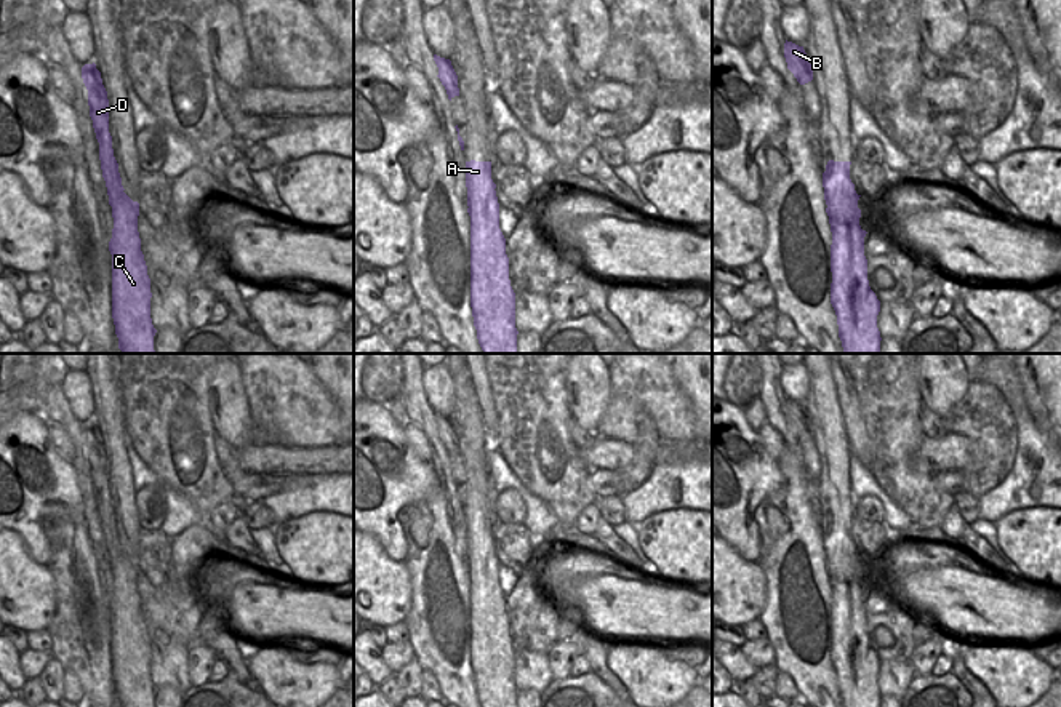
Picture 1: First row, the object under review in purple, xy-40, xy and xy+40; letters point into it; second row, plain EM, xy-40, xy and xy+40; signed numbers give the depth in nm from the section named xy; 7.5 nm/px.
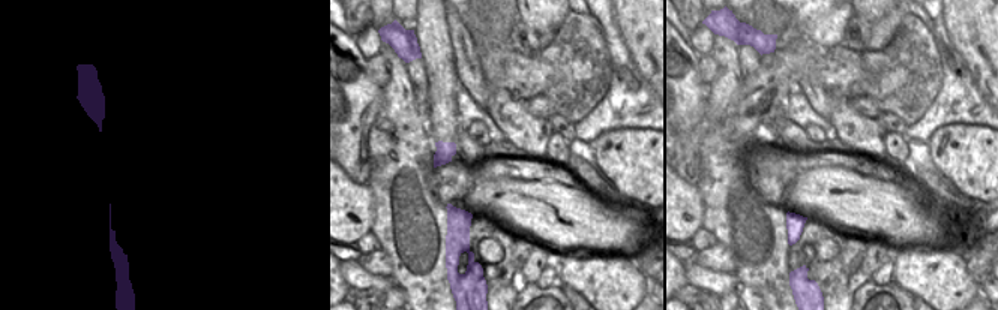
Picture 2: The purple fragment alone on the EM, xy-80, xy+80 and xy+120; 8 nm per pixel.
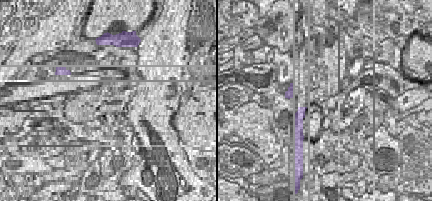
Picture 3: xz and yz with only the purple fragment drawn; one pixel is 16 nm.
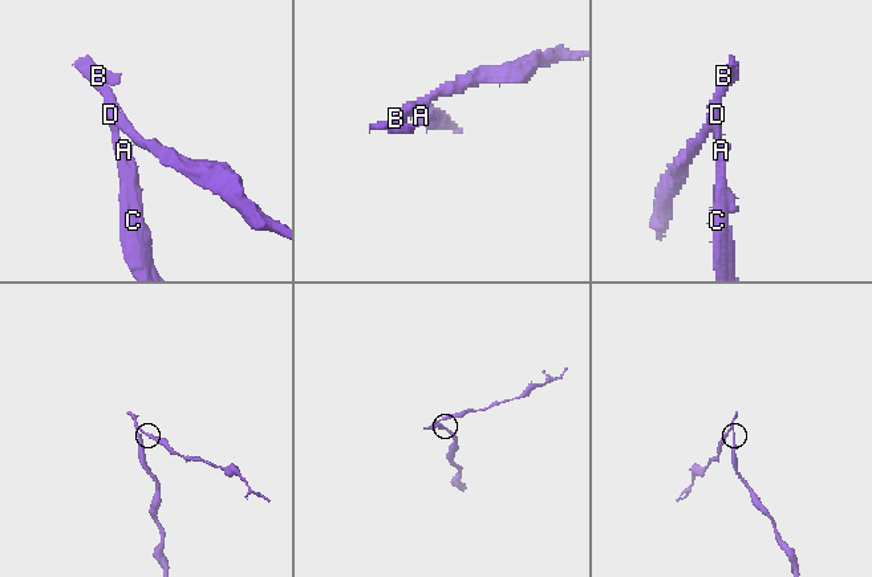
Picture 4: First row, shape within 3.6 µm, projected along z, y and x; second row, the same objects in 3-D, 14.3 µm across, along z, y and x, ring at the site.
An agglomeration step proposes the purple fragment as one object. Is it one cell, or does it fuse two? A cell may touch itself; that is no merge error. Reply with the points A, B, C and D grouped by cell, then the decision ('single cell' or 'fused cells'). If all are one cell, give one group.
A B D / C; fused cells

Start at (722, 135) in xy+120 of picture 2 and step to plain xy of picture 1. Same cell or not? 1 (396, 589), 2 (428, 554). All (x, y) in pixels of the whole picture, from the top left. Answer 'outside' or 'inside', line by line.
1: outside
2: inside

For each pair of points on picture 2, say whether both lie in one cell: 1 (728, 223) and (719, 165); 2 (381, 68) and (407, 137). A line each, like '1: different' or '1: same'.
1: same
2: different

